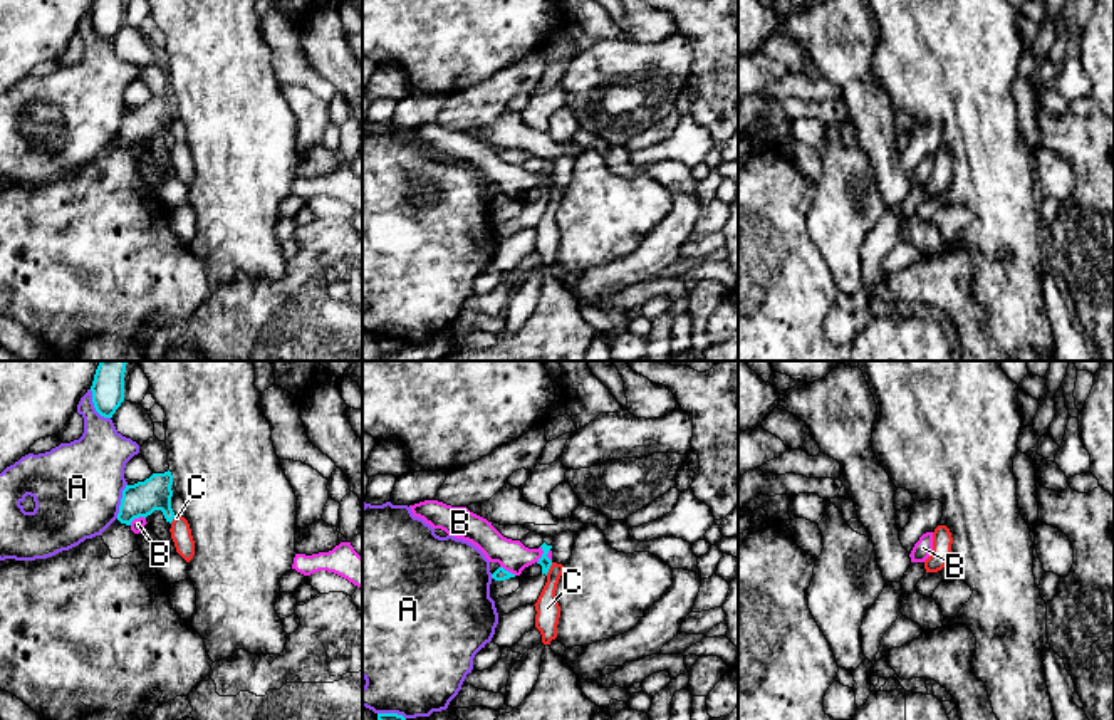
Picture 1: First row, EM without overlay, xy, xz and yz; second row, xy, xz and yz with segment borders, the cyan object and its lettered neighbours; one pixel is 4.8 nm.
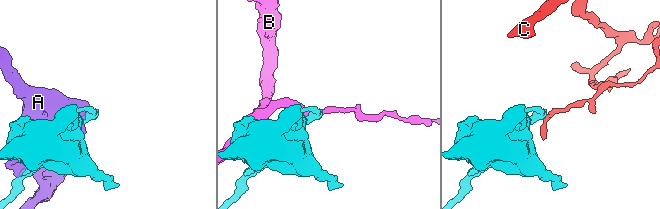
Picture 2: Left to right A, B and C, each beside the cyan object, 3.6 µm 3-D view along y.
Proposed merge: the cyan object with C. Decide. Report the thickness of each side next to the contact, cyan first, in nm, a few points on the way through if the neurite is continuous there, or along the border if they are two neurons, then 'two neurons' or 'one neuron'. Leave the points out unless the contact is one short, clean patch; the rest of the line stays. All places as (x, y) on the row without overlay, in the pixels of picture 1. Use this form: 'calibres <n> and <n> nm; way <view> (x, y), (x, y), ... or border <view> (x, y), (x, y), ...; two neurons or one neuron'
calibres 60 and 120 nm; border xz (552, 187), (546, 198); two neurons

